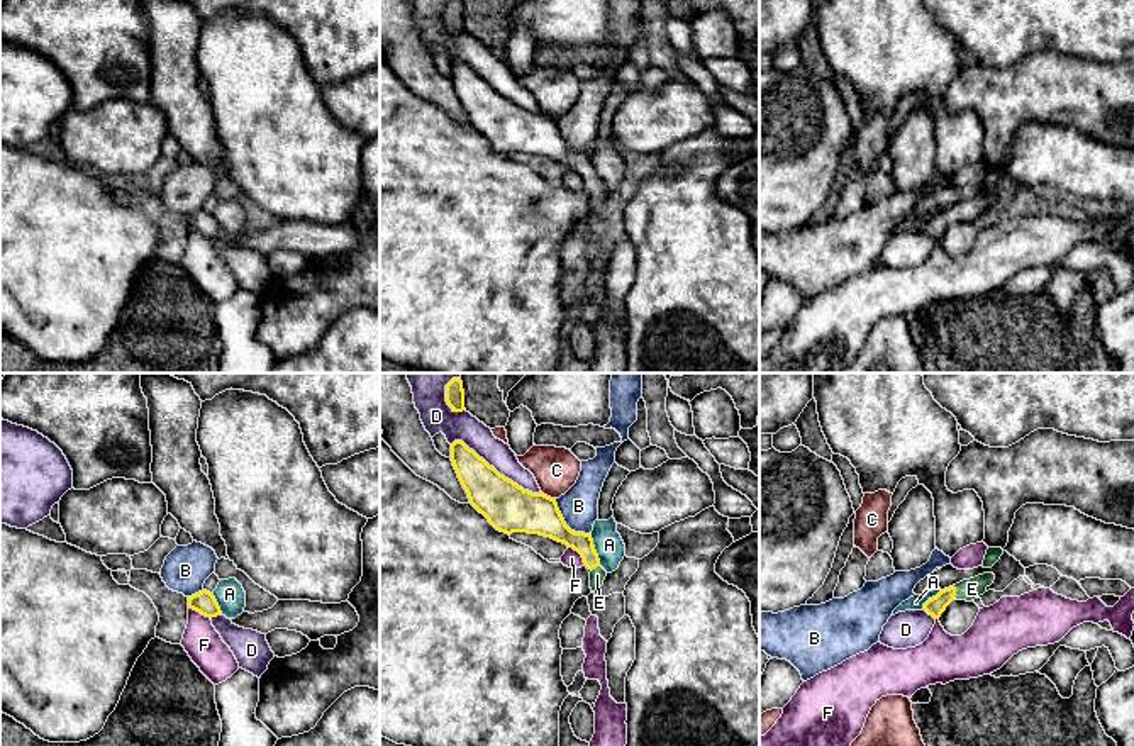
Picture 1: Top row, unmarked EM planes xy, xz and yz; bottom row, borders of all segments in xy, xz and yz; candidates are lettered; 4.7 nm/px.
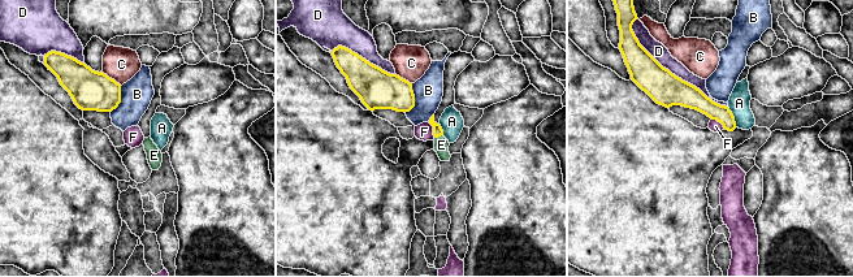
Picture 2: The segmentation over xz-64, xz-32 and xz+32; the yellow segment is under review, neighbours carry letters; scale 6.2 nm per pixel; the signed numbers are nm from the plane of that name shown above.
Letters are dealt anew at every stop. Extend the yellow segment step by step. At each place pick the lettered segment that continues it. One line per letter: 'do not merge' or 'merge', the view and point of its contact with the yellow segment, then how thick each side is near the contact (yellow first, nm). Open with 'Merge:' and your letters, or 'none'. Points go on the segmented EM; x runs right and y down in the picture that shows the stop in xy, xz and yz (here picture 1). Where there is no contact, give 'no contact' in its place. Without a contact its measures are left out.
Merge: E
A: do not merge | xz (594, 550) | 140/140 nm
B: do not merge | xz (565, 524) | 200/180 nm
C: do not merge | xz (550, 497) | 220/220 nm
D: do not merge | xz (495, 470) | 220/140 nm
E: merge | yz (955, 592) | 90/100 nm
F: do not merge | xy (200, 612) | 110/180 nm

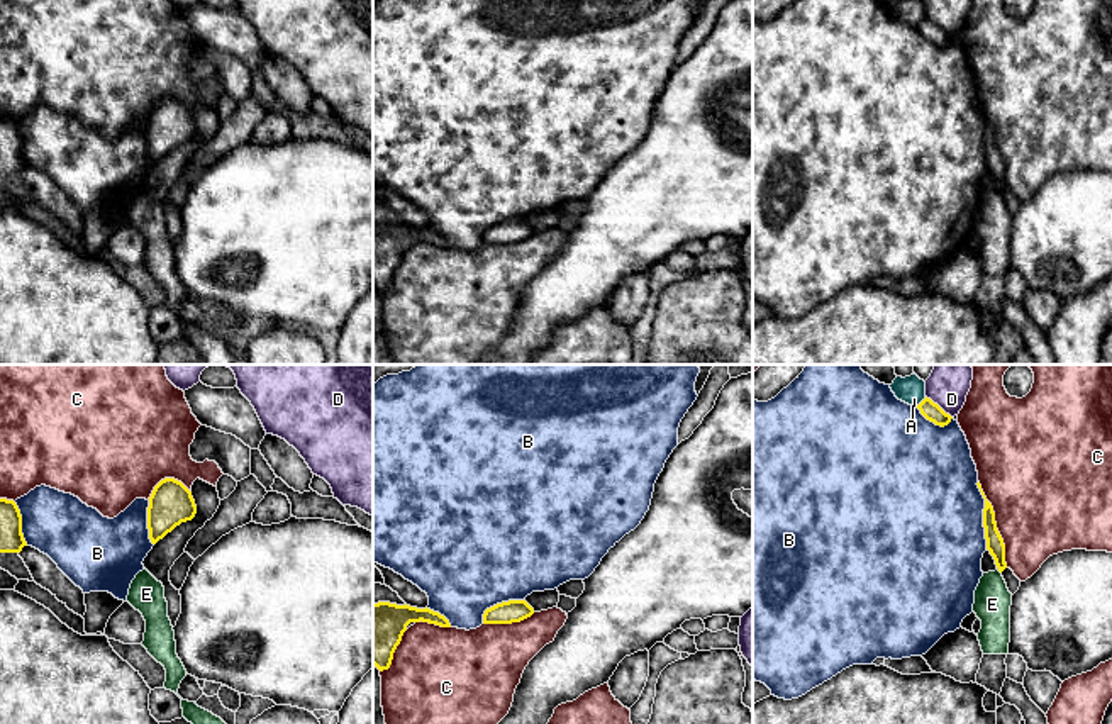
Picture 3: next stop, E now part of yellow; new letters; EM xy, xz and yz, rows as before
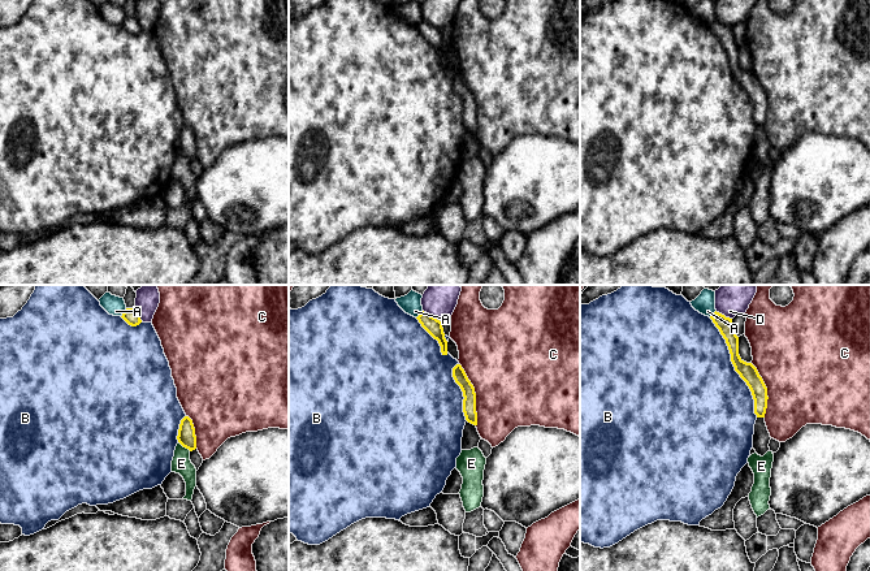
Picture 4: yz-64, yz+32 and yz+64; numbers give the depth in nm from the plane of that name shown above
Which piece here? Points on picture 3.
Merge: none
A: do not merge | yz (922, 400) | 90/130 nm
B: do not merge | yz (984, 516) | 80/500 nm
C: do not merge | yz (995, 524) | 80/480 nm
D: do not merge | yz (938, 406) | 90/200 nm
E: do not merge | no contact

